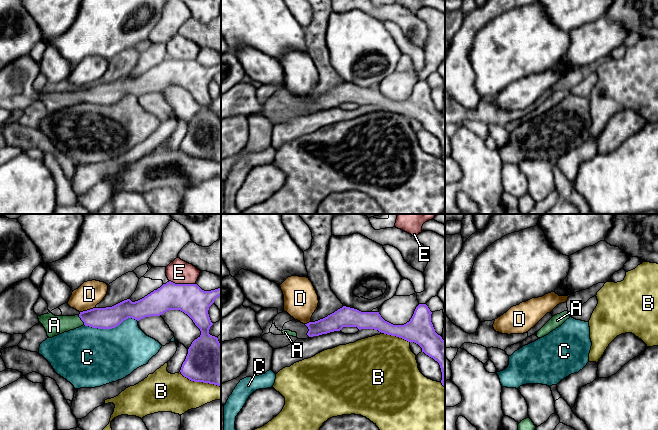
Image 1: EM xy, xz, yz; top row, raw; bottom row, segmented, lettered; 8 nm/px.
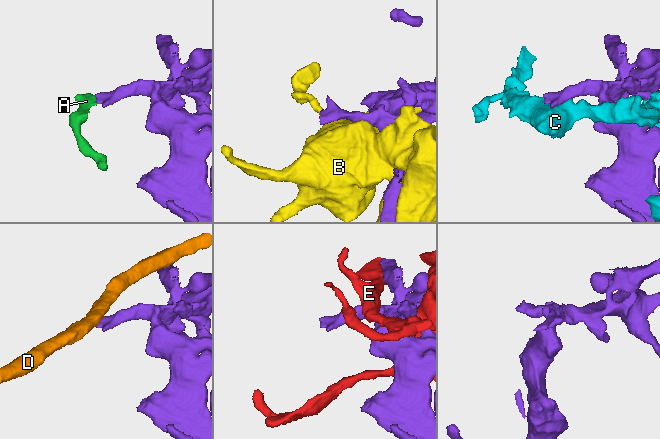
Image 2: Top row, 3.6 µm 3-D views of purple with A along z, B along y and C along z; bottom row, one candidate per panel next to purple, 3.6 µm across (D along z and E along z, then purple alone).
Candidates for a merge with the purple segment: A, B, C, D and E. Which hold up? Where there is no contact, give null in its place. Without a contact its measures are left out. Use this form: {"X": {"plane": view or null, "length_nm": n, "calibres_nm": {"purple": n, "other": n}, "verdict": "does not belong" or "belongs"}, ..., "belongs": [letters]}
{"A": {"plane": "xy", "length_nm": 90, "calibres_nm": {"purple": 180, "other": 160}, "verdict": "belongs"}, "B": {"plane": "xy", "length_nm": 360, "calibres_nm": {"purple": 340, "other": 300}, "verdict": "does not belong"}, "C": {"plane": "xy", "length_nm": 440, "calibres_nm": {"purple": 180, "other": 440}, "verdict": "does not belong"}, "D": {"plane": "xy", "length_nm": 130, "calibres_nm": {"purple": 180, "other": 200}, "verdict": "does not belong"}, "E": {"plane": "xy", "length_nm": 220, "calibres_nm": {"purple": 240, "other": 190}, "verdict": "does not belong"}, "belongs": ["A"]}

